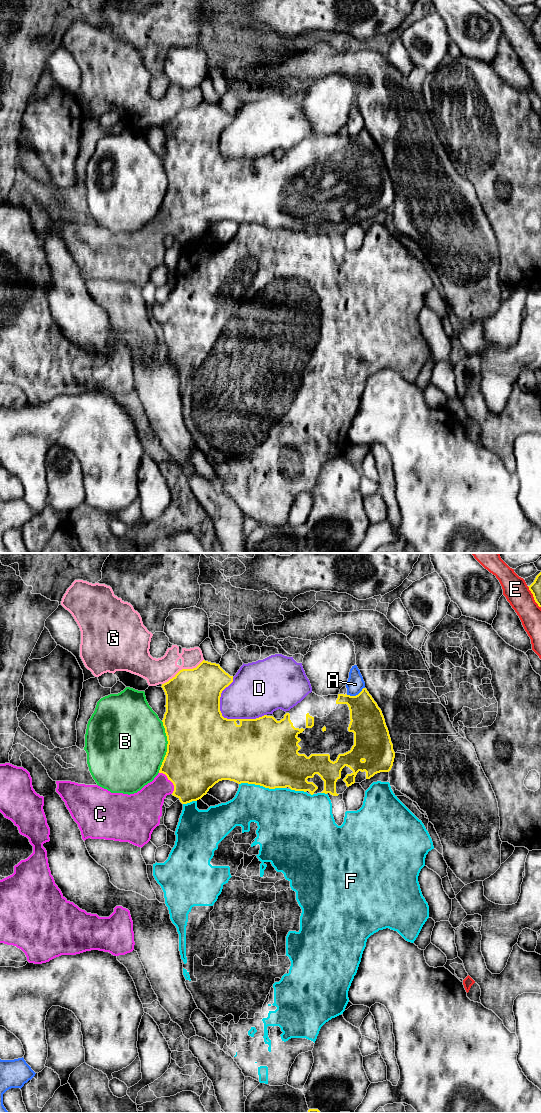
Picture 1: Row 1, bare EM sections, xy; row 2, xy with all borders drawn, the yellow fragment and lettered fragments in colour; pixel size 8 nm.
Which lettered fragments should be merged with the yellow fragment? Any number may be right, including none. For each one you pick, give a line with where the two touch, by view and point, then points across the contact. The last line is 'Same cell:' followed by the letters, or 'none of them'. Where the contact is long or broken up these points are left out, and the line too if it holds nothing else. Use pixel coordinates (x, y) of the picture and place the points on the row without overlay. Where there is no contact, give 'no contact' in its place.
C: meets yellow in xy at (170, 220); runs through xy (194, 202), (182, 214), (170, 220), (148, 242)
Same cell: C

